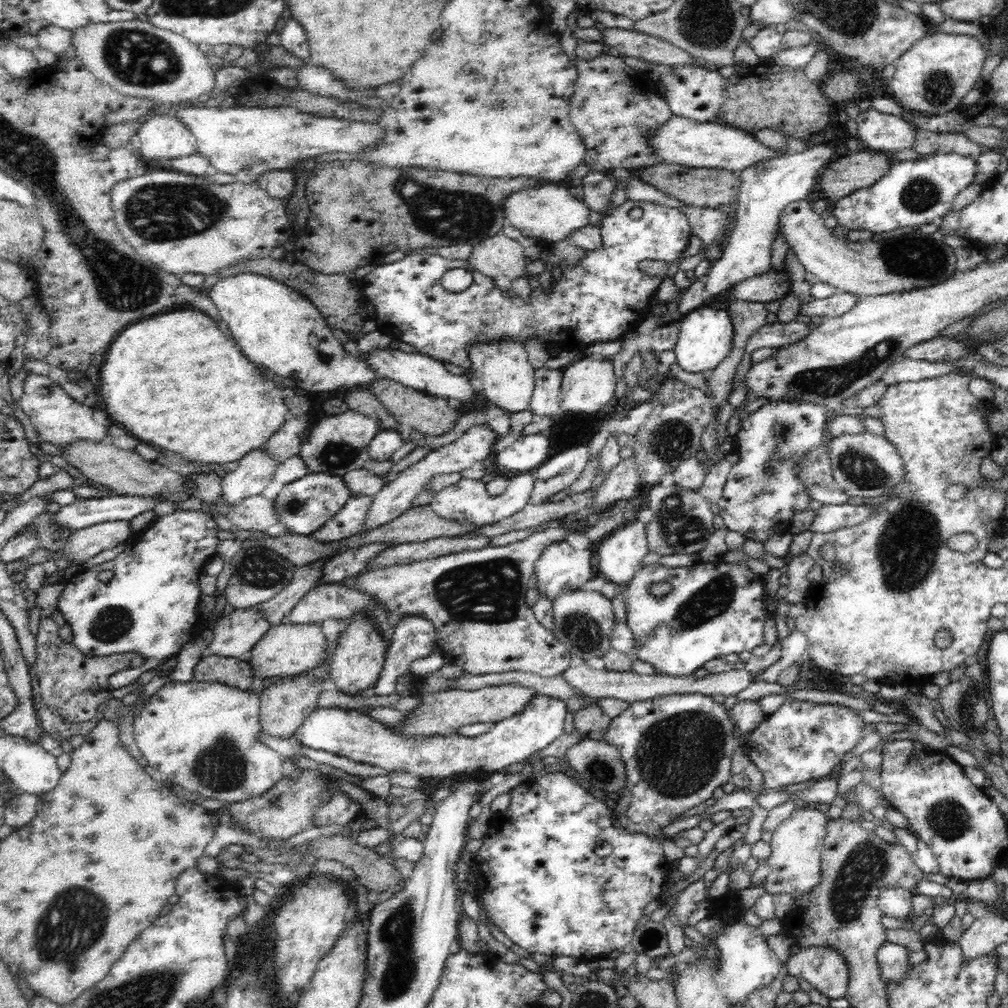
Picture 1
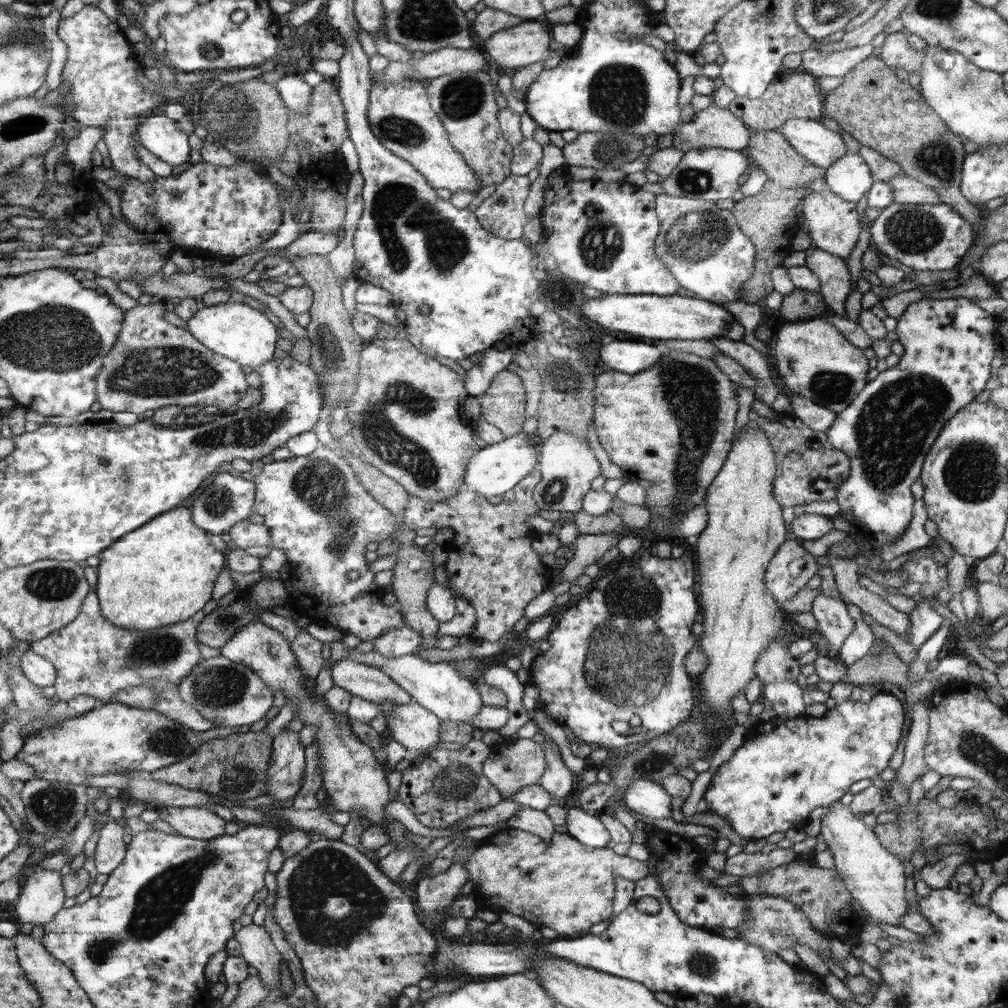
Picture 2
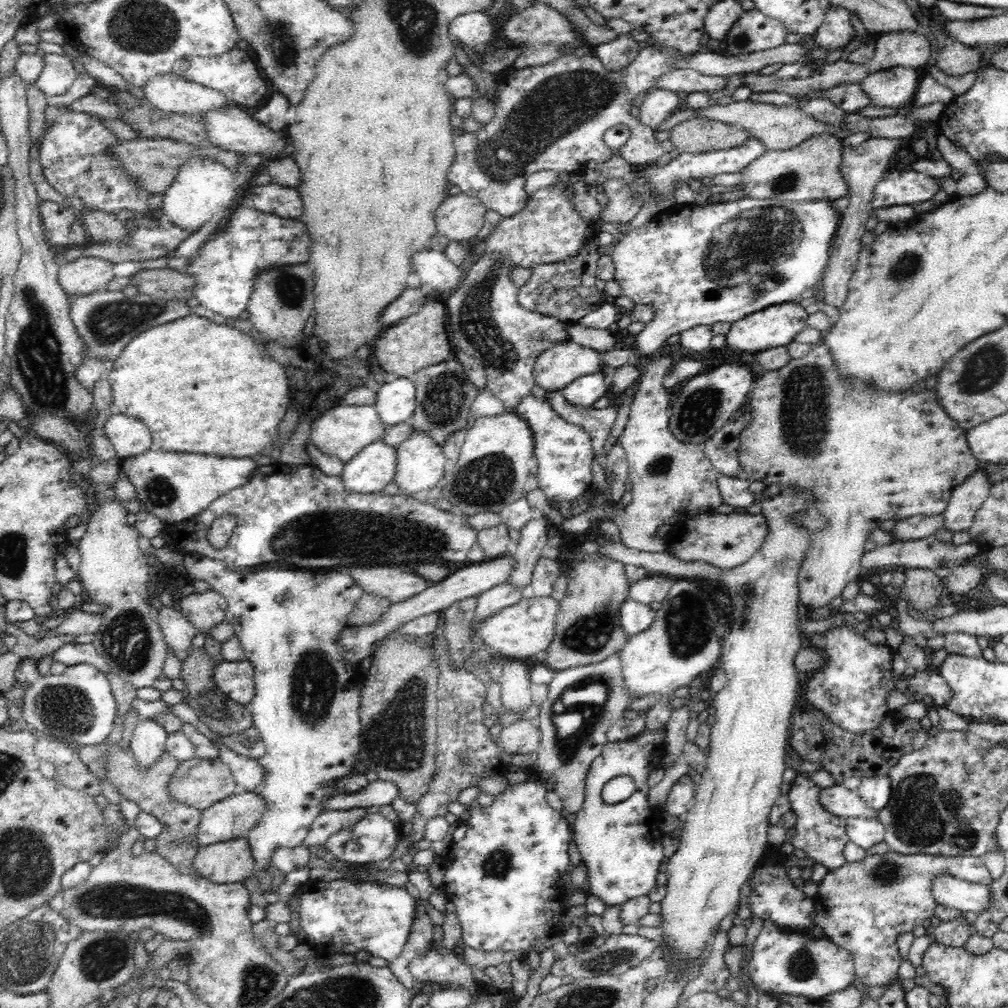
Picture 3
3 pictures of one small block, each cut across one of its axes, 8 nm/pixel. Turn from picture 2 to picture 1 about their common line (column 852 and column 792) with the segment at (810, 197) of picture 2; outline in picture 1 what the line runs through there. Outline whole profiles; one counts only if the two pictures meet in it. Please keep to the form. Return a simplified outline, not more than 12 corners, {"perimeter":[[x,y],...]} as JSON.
{"perimeter":[[806,199],[778,229],[808,272],[861,298],[948,280],[943,237],[834,238]]}

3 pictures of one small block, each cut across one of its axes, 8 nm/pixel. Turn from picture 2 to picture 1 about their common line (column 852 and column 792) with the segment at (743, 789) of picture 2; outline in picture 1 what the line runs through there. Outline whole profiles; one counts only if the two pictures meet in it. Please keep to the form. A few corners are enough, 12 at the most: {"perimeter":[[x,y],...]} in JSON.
{"perimeter":[[787,698],[746,753],[762,788],[832,772],[865,736],[842,704]]}

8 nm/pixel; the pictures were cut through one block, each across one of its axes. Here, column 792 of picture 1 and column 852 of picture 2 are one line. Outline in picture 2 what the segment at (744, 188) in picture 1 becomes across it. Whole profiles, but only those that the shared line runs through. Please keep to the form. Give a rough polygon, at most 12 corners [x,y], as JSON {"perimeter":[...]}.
{"perimeter":[[858,153],[827,168],[829,189],[858,202],[873,175]]}

